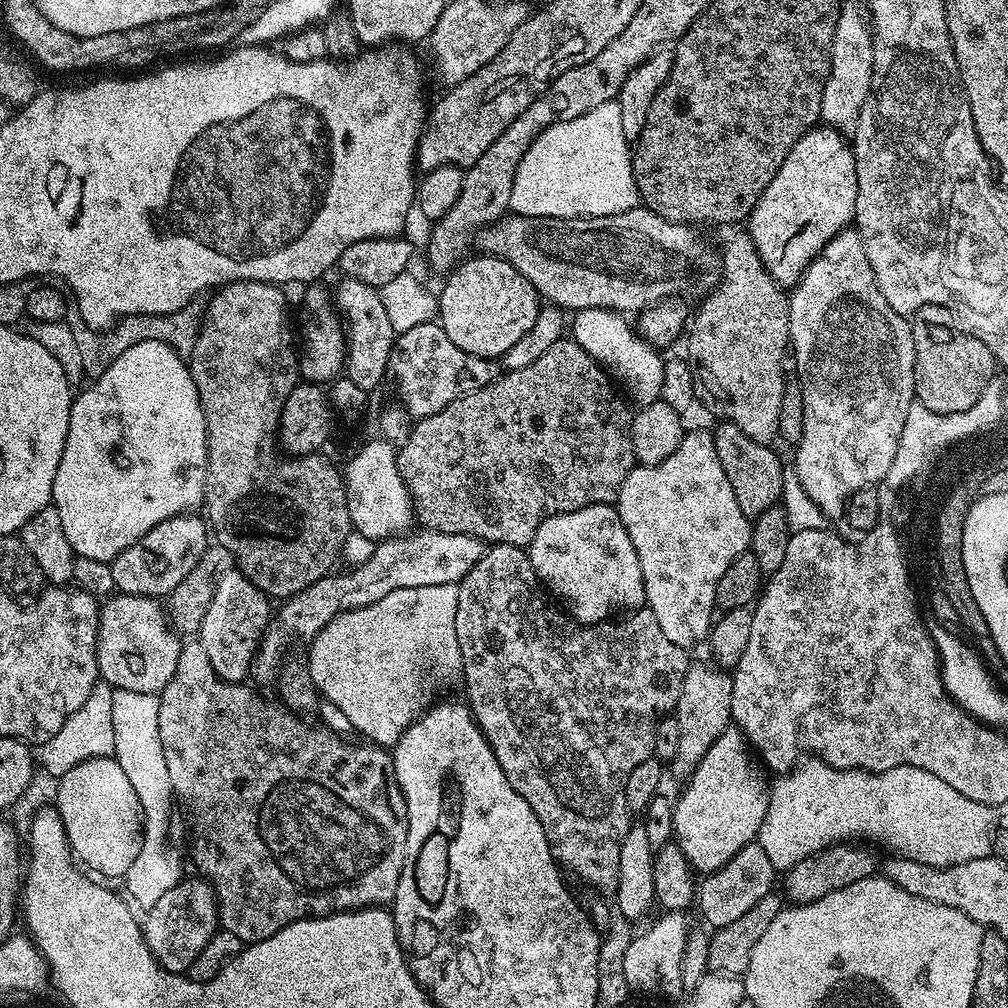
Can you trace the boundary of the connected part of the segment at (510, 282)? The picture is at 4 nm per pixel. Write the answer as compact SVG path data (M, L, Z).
M491 254L479 255L473 260L465 259L447 273L445 280L448 281L445 282L440 296L438 295L438 323L446 330L446 338L450 338L450 342L454 342L458 350L485 358L503 358L525 333L523 327L507 328L504 320L512 320L517 316L518 319L527 321L530 316L528 311L532 308L532 299L537 299L538 293L535 286L510 262Z

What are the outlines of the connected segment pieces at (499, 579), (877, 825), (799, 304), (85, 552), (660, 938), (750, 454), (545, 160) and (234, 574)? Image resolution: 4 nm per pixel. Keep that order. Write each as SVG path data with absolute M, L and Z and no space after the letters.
M519 544L491 545L482 558L456 584L456 589L458 590L456 633L464 663L462 685L464 684L465 690L468 691L466 704L473 720L480 727L480 733L486 738L490 750L494 750L494 758L498 758L498 766L502 766L506 774L506 782L510 782L510 786L514 786L514 790L518 790L522 798L526 798L530 810L534 810L538 822L542 822L542 830L548 836L549 844L552 845L552 857L556 859L557 865L565 873L573 872L582 883L589 884L592 888L601 888L608 894L615 893L620 847L630 827L630 819L628 820L630 811L624 793L624 783L640 762L654 756L657 725L676 707L683 678L690 665L689 653L683 648L674 646L674 642L670 642L670 638L662 634L662 626L658 626L658 618L654 618L651 610L633 611L625 615L628 617L618 621L617 624L603 622L583 625L572 619L542 591L531 566L529 553Z
M819 758L797 763L791 772L781 775L768 793L766 818L760 827L758 843L776 870L792 868L802 858L810 858L831 844L867 842L889 848L889 853L905 856L935 868L965 864L971 859L986 859L993 855L992 837L998 828L996 808L974 802L966 794L958 794L954 786L942 782L930 770L914 766L898 766L881 772L866 772L862 768L835 768Z
M849 226L840 232L821 250L819 256L809 264L804 275L791 289L788 296L788 338L791 351L796 351L796 372L800 375L800 404L804 407L804 425L800 428L800 445L796 448L796 476L804 487L804 492L828 516L843 517L846 505L852 497L863 493L863 488L883 481L890 470L890 462L894 462L894 454L898 450L898 438L902 434L902 426L906 422L906 414L912 409L916 387L914 386L914 338L912 325L903 316L899 316L882 298L882 290L878 290L874 270L870 270L870 258L866 258L864 243L855 227Z
M166 341L138 342L130 346L130 350L114 358L111 366L89 384L92 385L81 396L79 393L72 401L66 446L62 450L58 470L54 474L52 504L58 510L58 518L62 518L62 530L66 530L66 538L70 538L70 546L76 556L111 562L120 552L141 543L147 532L154 530L156 524L191 513L196 510L194 508L201 507L204 485L208 483L208 427L204 421L204 407L192 377L192 369L186 363L185 357Z
M668 912L665 916L658 917L641 936L640 933L633 935L626 949L623 965L626 982L629 983L633 993L645 992L648 996L679 996L679 998L685 995L681 961L689 929L689 923L684 922L682 913Z
M727 422L715 425L712 441L718 454L718 462L722 462L722 470L726 470L726 478L730 478L730 486L734 490L734 498L738 498L738 506L742 514L755 518L766 510L777 507L781 503L780 495L784 492L784 468L776 457L775 447L754 442L738 426Z
M619 99L602 102L578 118L551 124L540 133L526 152L514 174L514 190L509 209L518 216L557 216L578 220L581 216L617 216L641 203L640 192L632 173L633 149L622 130L622 106Z
M225 569L215 583L198 639L220 677L232 683L243 683L251 675L261 641L272 619L272 608L270 612L270 598L245 578L241 570L230 569Z

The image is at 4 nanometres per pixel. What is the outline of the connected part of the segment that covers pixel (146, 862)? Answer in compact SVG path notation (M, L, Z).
M134 690L113 691L114 710L114 746L116 751L114 758L126 770L126 778L130 778L130 786L134 786L134 794L138 794L140 803L140 813L144 816L144 841L140 843L138 858L134 858L134 863L130 870L122 878L122 884L128 887L127 895L131 903L141 910L147 910L166 894L166 890L174 890L174 886L182 879L180 872L180 852L172 845L172 840L168 837L168 831L172 828L172 804L174 808L174 797L170 786L170 770L166 770L166 758L164 748L160 744L158 734L158 706L160 705L159 695L150 692L135 692Z

